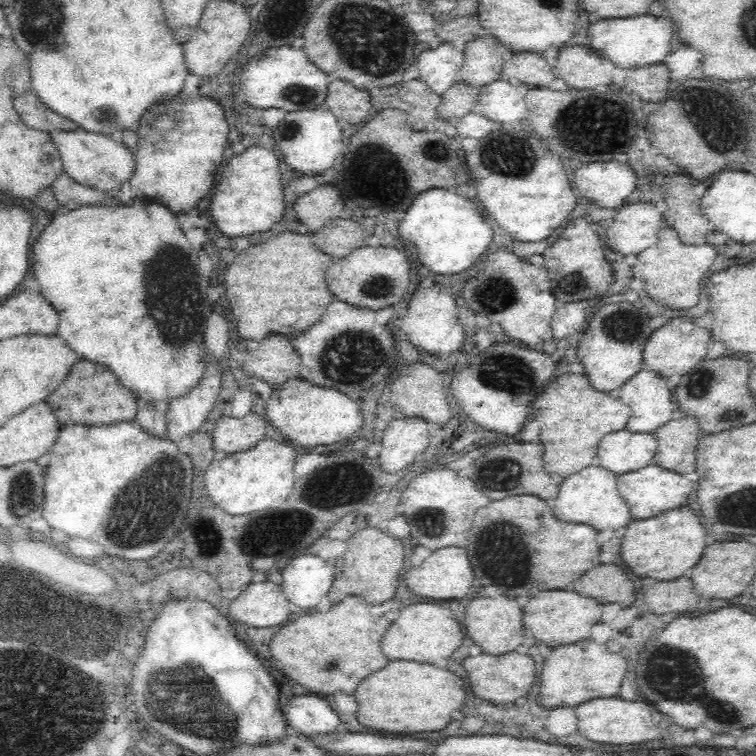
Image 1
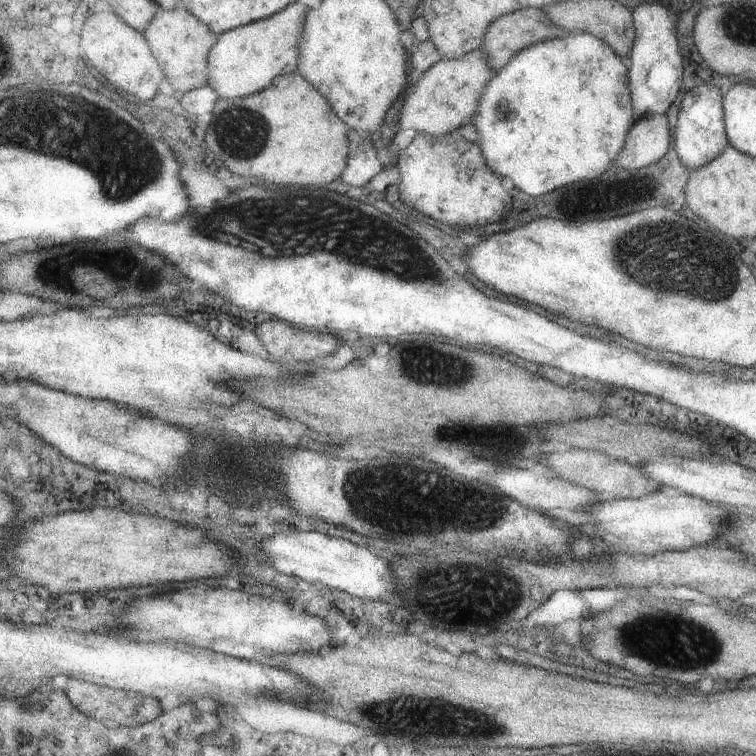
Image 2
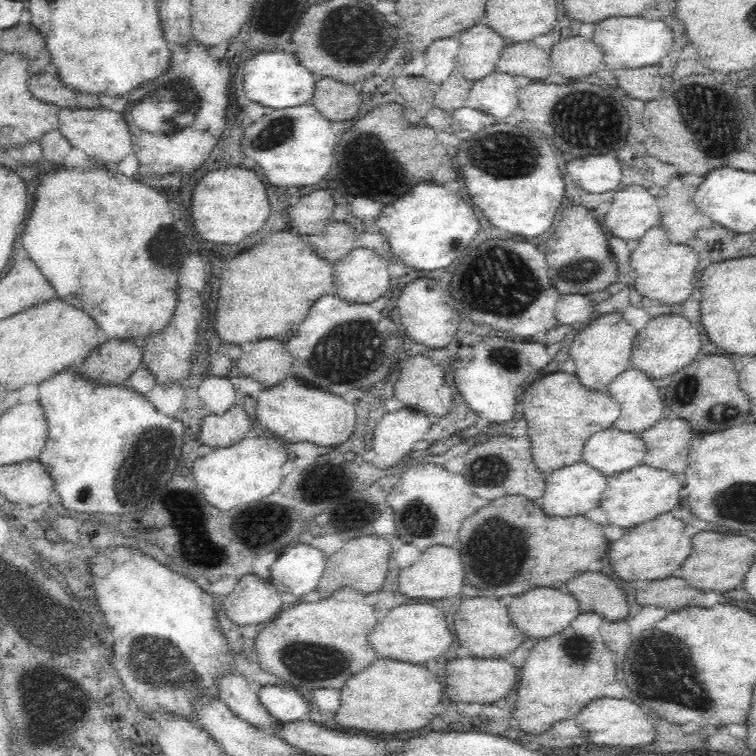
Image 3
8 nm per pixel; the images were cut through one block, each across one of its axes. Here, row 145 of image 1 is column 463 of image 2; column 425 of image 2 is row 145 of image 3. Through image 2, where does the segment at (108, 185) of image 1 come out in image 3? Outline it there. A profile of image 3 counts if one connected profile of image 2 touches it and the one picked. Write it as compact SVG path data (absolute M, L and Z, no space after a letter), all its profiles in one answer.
M100 107L61 108L58 129L75 148L79 148L90 157L99 157L99 165L115 167L126 156L133 153L130 129L125 116L120 112L112 112L112 110L104 110Z

